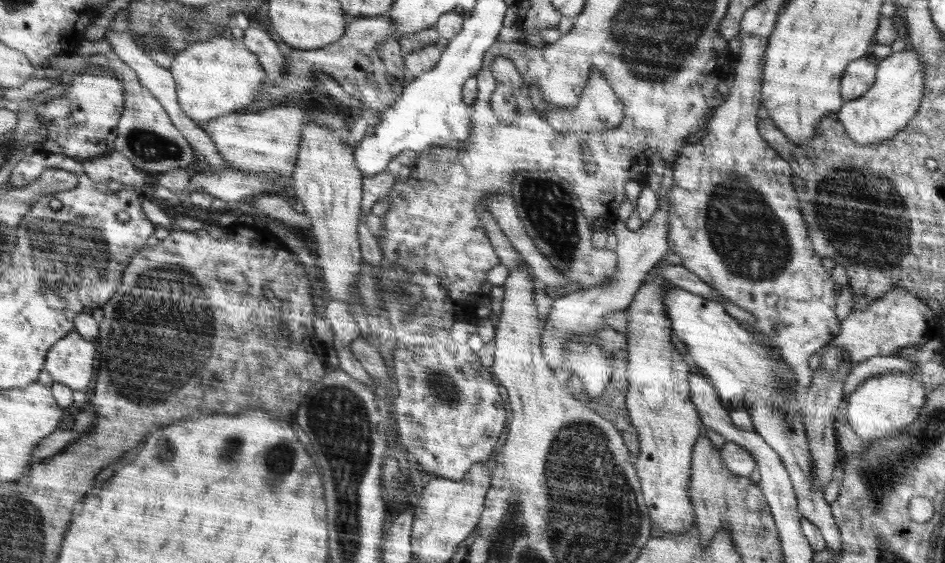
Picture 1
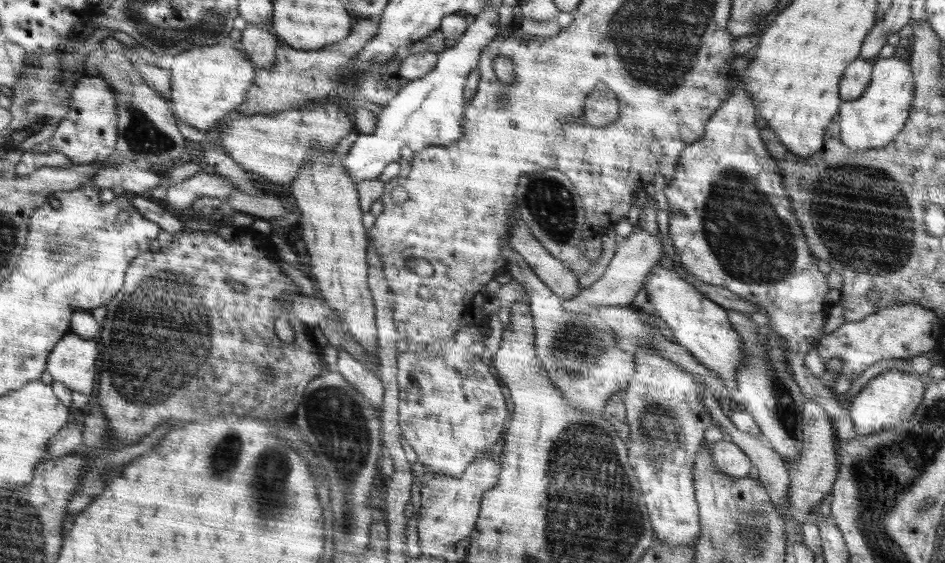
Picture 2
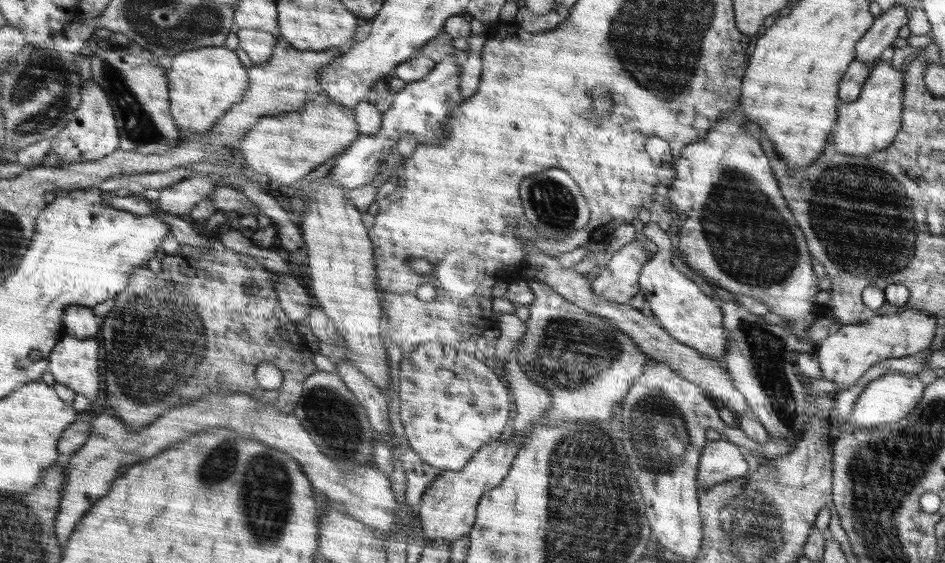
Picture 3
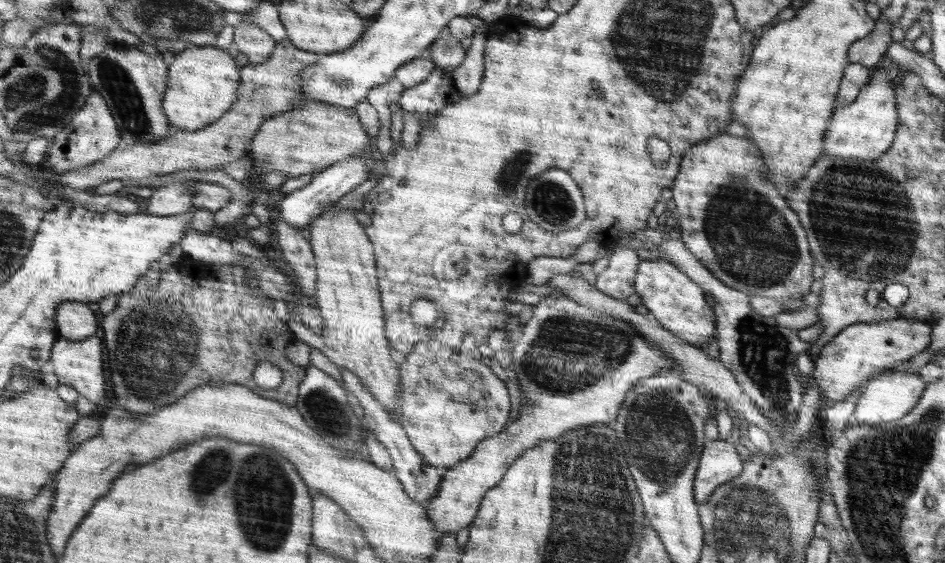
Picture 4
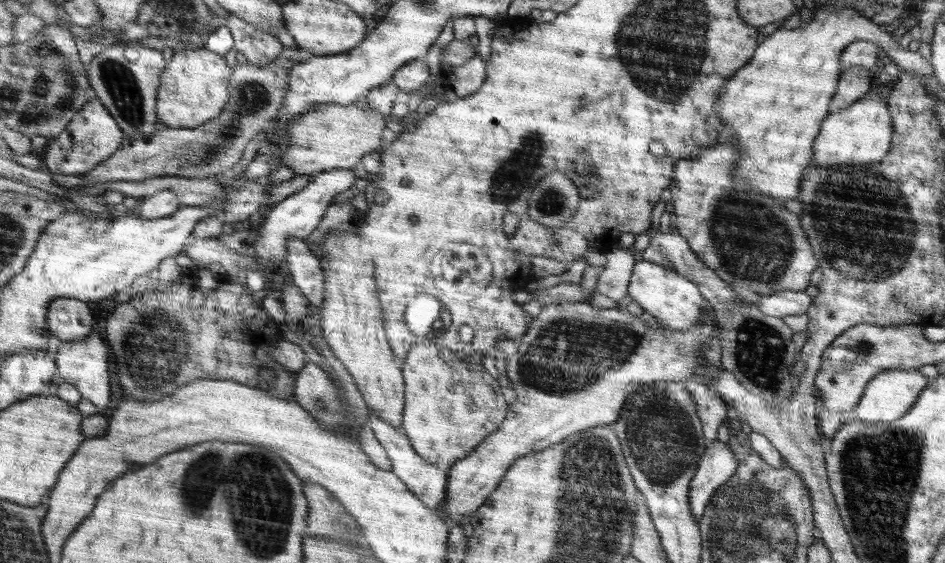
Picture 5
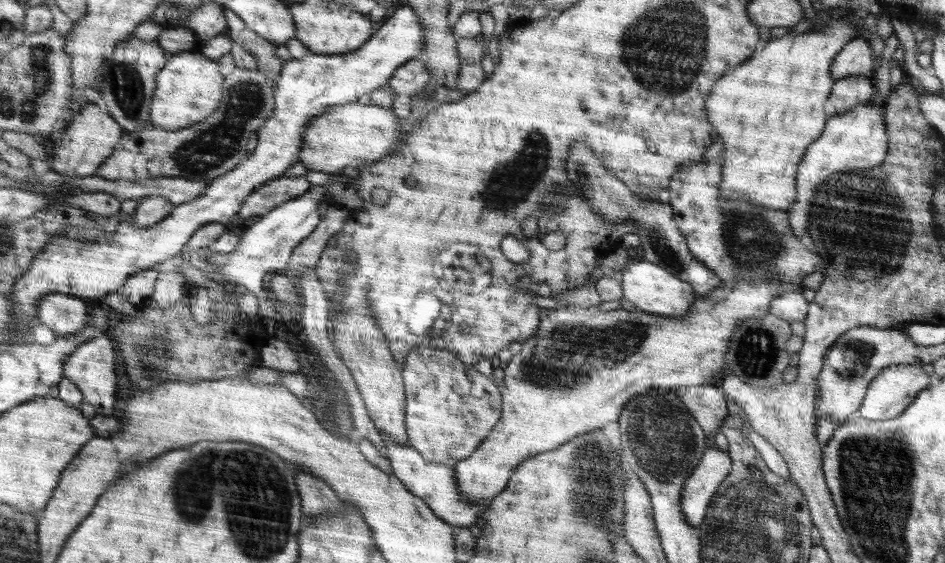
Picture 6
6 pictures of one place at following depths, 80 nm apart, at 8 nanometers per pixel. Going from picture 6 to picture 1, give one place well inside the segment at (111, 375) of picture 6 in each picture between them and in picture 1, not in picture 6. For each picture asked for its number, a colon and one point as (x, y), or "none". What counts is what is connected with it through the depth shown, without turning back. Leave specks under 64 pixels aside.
1: (70, 361)
2: (72, 362)
3: (74, 362)
4: (78, 364)
5: (84, 363)

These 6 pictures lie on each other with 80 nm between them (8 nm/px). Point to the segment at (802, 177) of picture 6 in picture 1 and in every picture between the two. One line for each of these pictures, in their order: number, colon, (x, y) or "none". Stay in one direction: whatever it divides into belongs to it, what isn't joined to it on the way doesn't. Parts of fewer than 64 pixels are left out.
1: (886, 109)
2: (870, 122)
3: (870, 123)
4: (865, 129)
5: (860, 134)

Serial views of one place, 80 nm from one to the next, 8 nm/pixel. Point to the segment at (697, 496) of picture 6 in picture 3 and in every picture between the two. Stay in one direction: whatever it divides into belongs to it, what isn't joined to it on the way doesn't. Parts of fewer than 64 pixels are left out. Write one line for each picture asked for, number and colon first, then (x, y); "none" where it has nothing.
3: (723, 460)
4: (720, 462)
5: (719, 463)

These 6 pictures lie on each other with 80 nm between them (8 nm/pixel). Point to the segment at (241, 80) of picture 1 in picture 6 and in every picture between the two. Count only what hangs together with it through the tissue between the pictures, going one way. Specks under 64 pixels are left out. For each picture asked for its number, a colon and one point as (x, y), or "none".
2: (207, 82)
3: (205, 83)
4: (204, 82)
5: (193, 90)
6: (189, 89)

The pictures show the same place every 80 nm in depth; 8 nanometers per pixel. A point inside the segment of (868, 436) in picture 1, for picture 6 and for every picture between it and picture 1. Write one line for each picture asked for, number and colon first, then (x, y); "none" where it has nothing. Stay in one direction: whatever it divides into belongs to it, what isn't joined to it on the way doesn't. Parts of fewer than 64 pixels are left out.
2: (891, 398)
3: (890, 398)
4: (889, 396)
5: (888, 396)
6: (896, 386)

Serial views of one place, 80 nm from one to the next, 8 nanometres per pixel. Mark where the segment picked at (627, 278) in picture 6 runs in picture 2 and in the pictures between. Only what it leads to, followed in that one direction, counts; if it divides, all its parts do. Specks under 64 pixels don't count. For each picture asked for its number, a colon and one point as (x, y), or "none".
2: (700, 325)
3: (691, 317)
4: (675, 300)
5: (675, 300)

